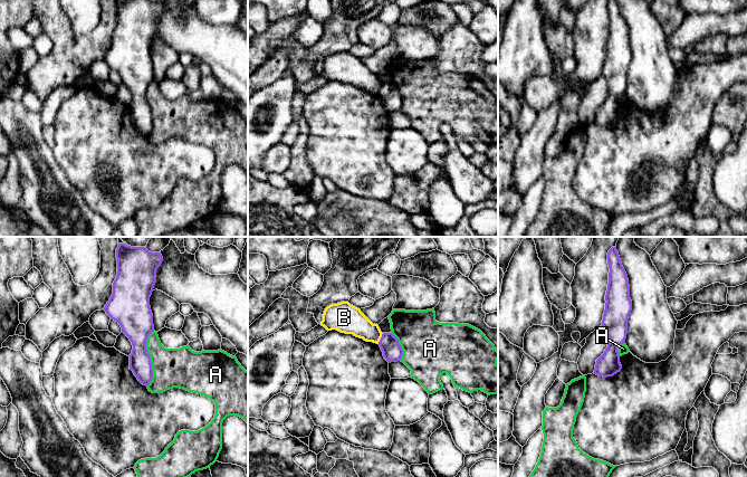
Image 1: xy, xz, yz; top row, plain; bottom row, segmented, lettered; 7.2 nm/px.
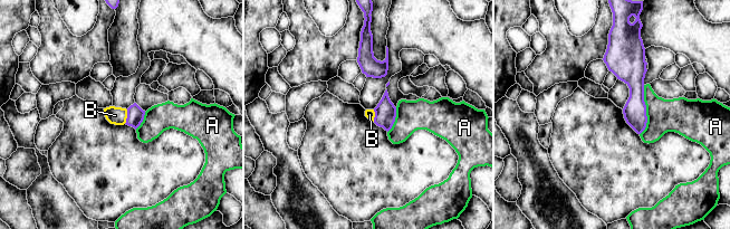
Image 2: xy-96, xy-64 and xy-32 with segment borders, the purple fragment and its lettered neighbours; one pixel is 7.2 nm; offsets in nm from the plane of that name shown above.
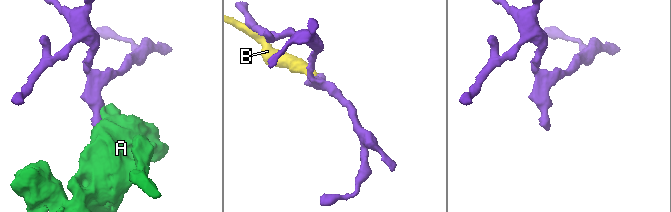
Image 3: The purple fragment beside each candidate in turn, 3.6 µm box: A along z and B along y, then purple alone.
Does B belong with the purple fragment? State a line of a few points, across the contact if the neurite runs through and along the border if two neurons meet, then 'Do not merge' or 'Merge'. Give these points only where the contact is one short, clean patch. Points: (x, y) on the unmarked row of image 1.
Line: xz (383, 83), (377, 93). Do not merge

